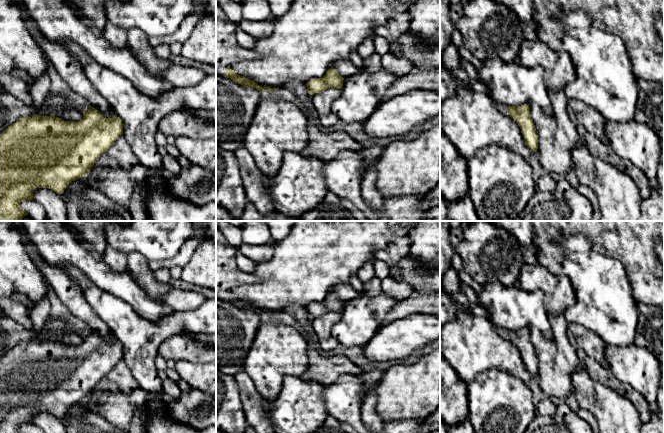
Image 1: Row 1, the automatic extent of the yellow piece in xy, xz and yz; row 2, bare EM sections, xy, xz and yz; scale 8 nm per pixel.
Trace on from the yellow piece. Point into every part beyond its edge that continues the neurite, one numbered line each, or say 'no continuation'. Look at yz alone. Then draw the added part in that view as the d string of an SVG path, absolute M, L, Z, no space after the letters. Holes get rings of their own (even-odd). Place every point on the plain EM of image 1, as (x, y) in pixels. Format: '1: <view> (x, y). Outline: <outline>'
1: yz (503, 332). Outline: M496 326L497 332L504 338L507 338L508 330L502 327Z

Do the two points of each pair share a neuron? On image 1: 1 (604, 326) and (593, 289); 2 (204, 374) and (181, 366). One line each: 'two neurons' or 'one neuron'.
1: one neuron
2: one neuron

